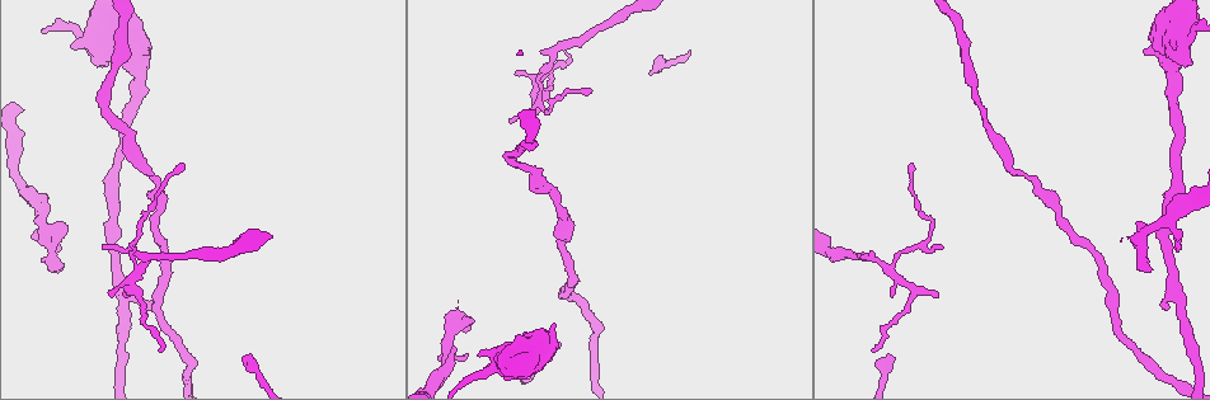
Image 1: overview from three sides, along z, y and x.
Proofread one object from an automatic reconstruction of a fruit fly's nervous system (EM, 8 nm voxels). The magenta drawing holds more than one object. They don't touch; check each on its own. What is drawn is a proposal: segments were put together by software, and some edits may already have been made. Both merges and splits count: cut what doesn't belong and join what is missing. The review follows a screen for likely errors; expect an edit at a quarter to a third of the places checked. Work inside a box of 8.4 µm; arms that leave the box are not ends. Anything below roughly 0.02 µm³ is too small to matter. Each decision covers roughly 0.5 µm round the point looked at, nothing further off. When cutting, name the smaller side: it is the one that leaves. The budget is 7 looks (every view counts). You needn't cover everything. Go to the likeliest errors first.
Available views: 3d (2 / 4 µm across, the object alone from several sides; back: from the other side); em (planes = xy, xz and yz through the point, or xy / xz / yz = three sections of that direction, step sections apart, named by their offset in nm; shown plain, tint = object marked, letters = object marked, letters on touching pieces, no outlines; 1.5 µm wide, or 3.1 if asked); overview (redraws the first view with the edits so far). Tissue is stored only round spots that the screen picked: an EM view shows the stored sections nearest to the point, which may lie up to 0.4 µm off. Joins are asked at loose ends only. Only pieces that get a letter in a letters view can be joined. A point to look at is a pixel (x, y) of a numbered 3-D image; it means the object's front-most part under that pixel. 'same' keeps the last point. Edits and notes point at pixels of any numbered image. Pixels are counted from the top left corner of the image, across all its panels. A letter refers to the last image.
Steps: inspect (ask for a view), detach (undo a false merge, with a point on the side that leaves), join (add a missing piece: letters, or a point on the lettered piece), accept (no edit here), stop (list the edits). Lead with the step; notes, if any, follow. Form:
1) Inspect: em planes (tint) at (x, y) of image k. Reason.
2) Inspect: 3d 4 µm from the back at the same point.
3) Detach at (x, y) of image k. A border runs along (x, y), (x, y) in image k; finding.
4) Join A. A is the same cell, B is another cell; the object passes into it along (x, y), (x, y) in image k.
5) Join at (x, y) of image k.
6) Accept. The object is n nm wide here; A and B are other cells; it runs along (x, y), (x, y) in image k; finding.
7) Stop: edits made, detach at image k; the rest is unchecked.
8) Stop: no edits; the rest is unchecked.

Inspect: 3d 2 µm at (61, 266) of image 1. Free end.

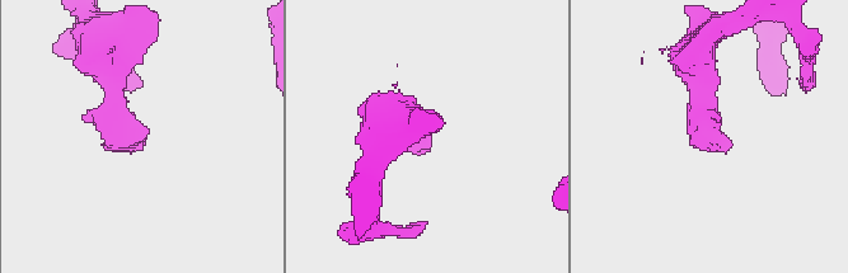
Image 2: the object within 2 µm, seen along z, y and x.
Inspect: em xz step 8 (tint) at (141, 142) of image 2. Need the tissue.

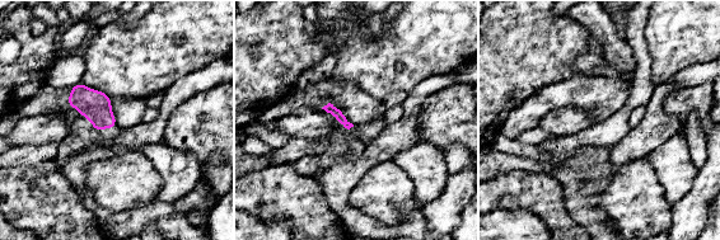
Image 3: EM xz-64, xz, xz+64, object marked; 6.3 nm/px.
Inspect: em planes (letters) at the same point. Another direction.

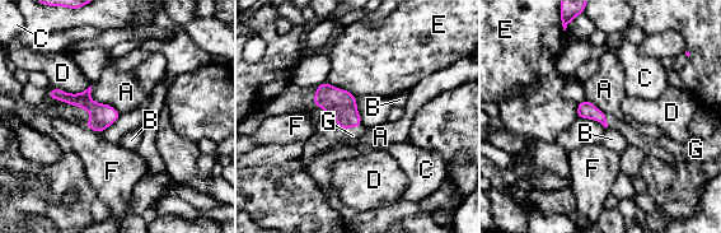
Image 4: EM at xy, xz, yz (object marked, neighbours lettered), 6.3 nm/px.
Join G. G is the same cell, A, B, C, D, E and F are other cells; the object passes into it along (338, 103), (352, 126), (352, 135) in image 4; it goes on there.

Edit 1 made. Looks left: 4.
Inspect: overview.

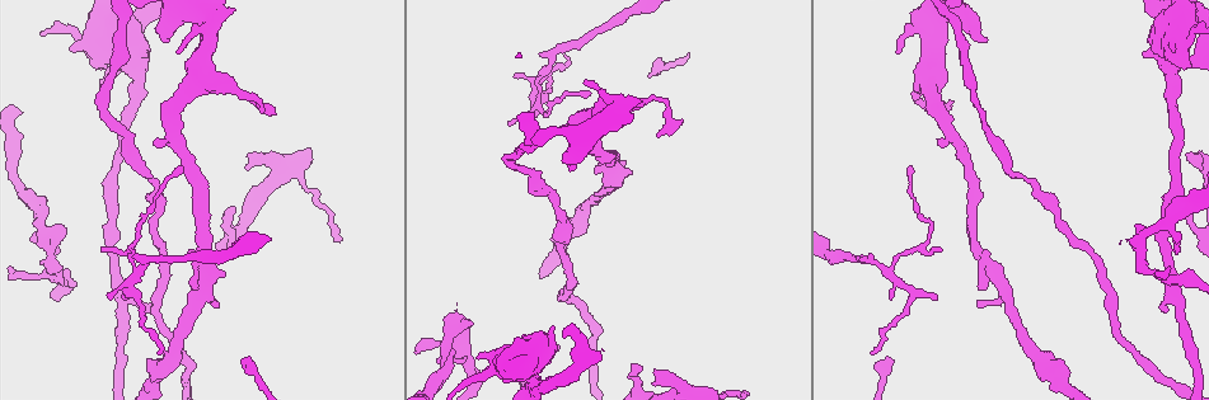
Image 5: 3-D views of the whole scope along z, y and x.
Inspect: 3d 2 µm at (478, 357) of image 5. Thick end.

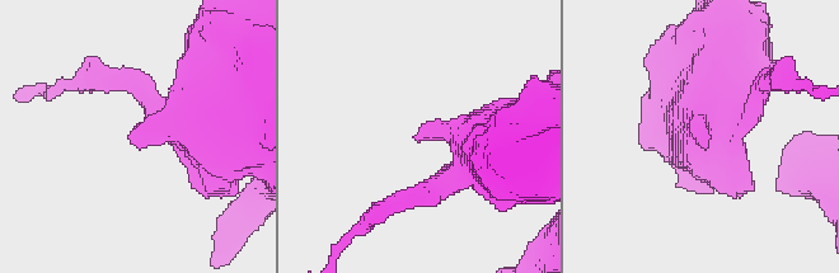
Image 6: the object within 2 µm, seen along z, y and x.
Inspect: em yz step 4 (letters) at (127, 135) of image 6. Shape alone is not enough.

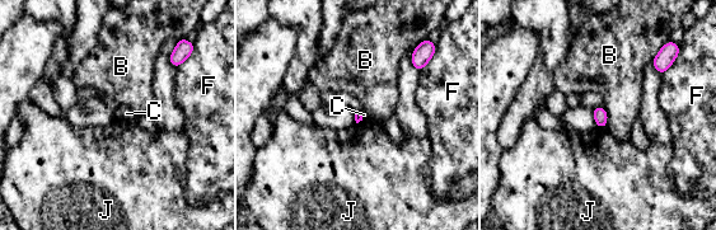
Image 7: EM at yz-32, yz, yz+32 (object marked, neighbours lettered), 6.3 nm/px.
Inspect: em planes (letters) at the same point.

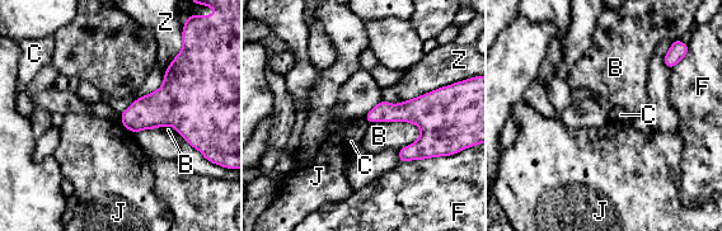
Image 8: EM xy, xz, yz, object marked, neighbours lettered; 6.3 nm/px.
Accept. B, C, F, J and Z are other cells; a border runs along (364, 118), (367, 123) in image 8; no lettered piece goes on from it.

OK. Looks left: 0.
Stop: edits made, join at image 4; the rest is unchecked.

